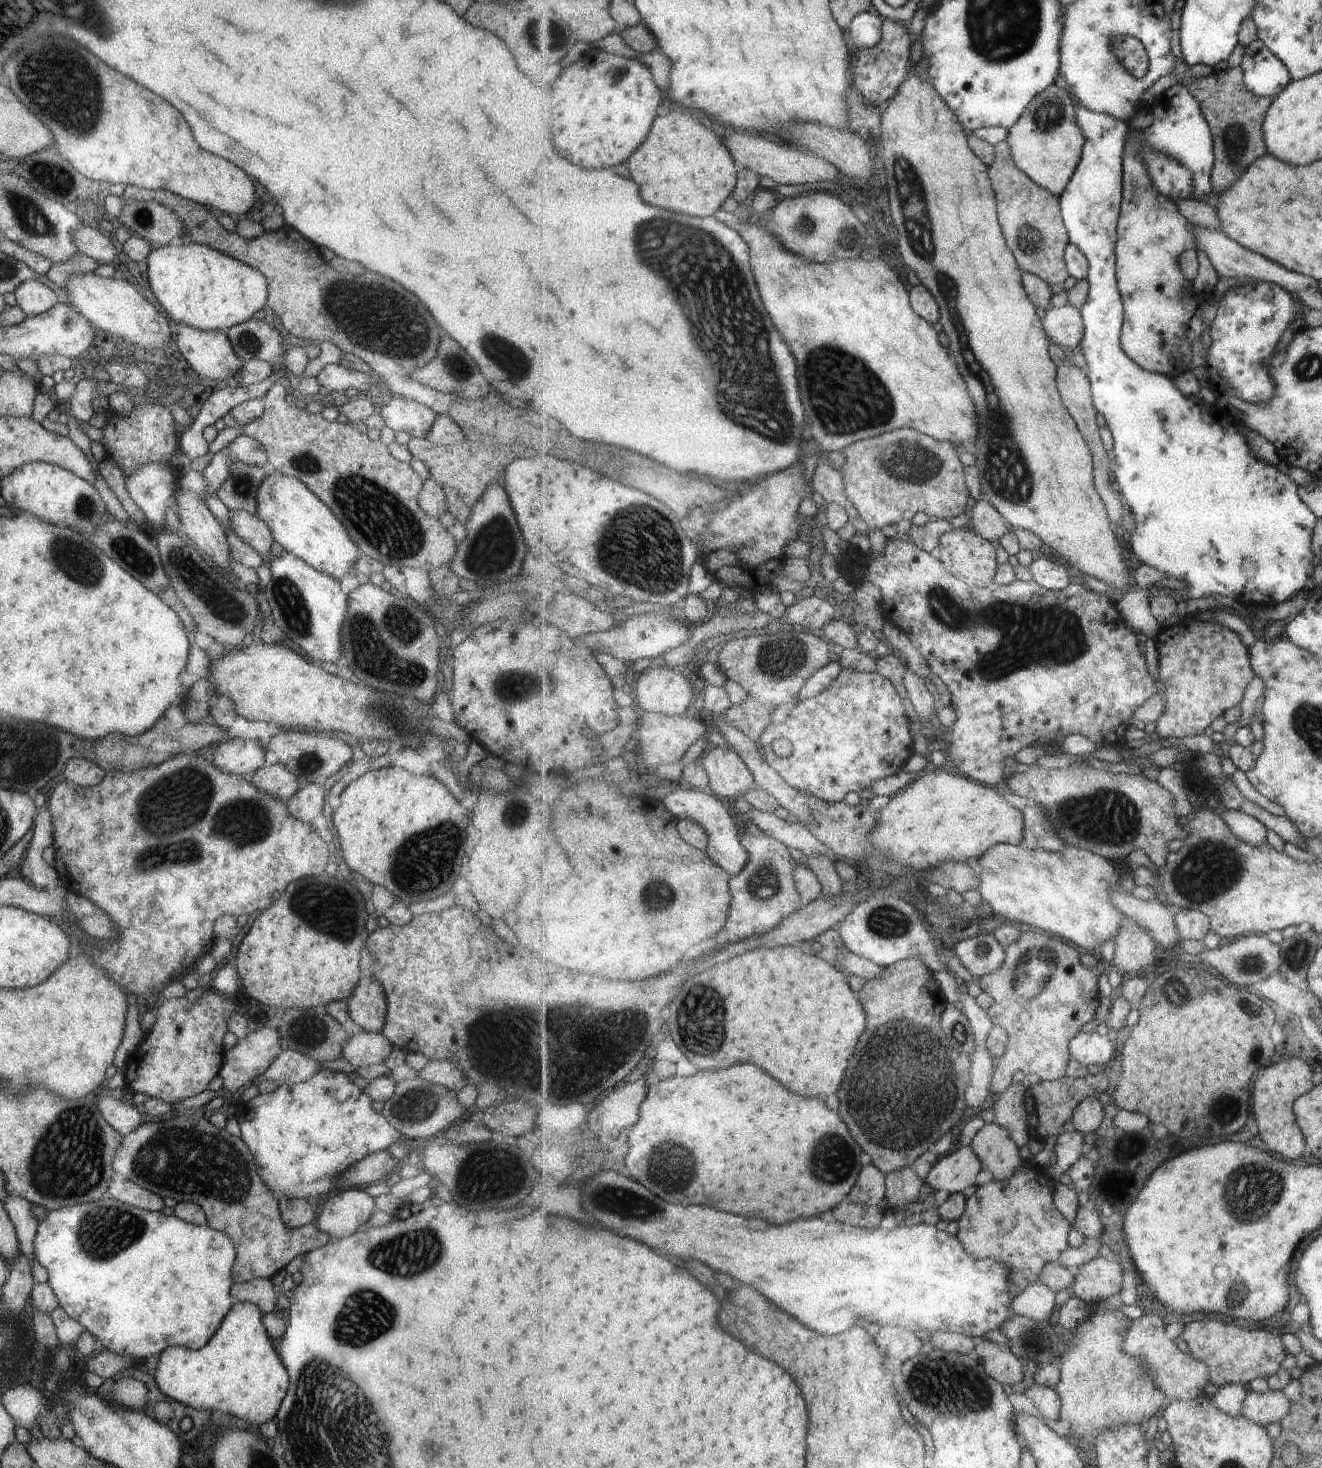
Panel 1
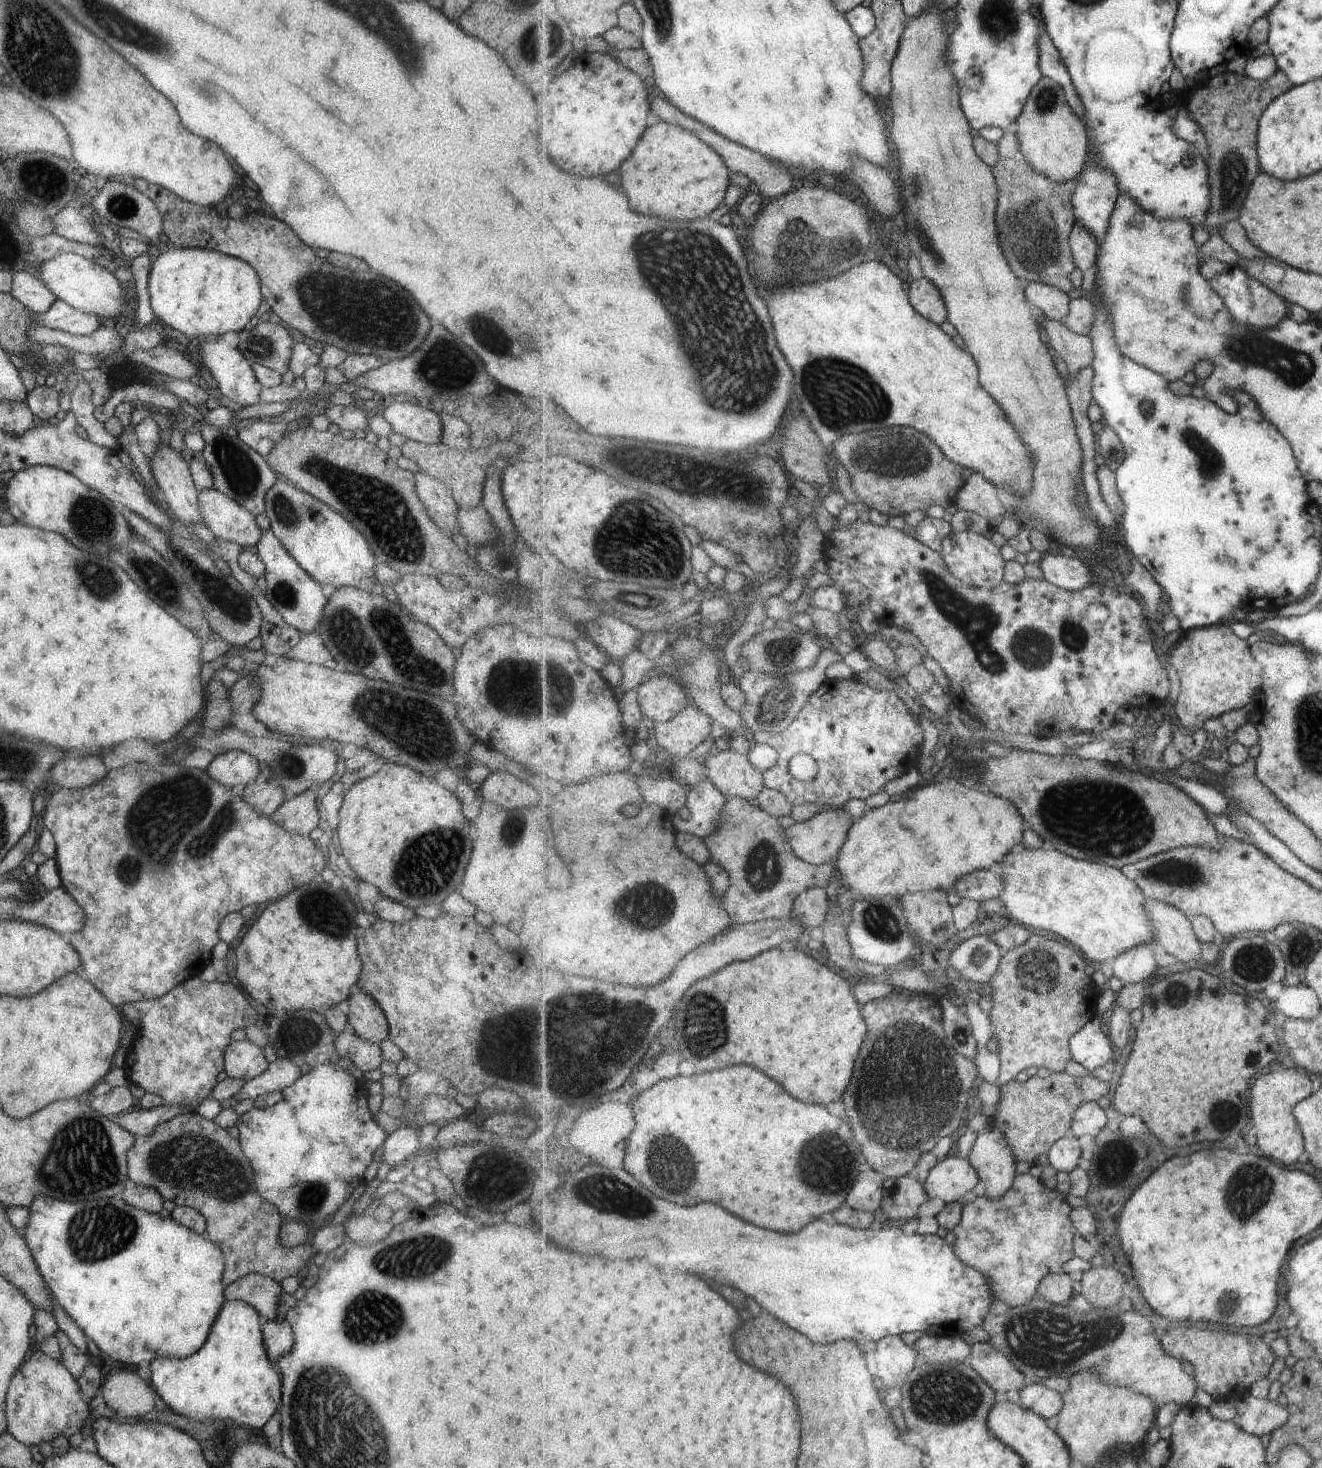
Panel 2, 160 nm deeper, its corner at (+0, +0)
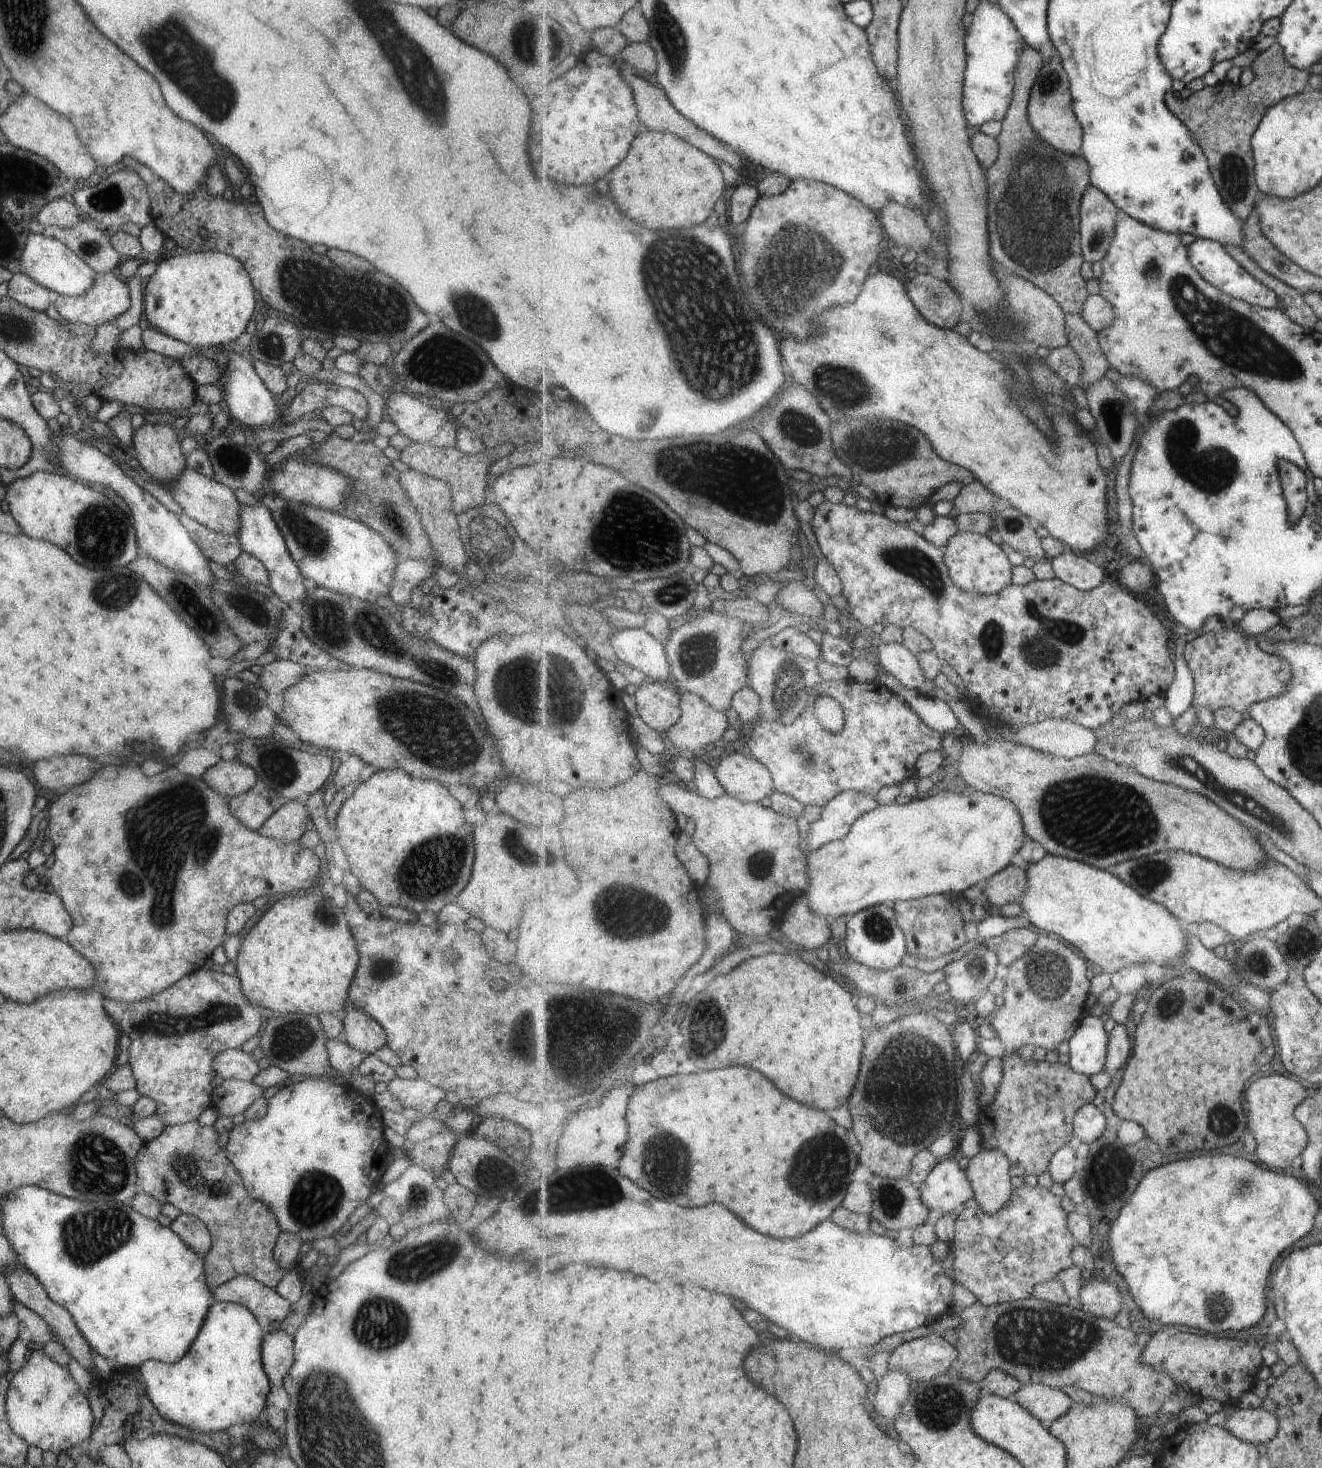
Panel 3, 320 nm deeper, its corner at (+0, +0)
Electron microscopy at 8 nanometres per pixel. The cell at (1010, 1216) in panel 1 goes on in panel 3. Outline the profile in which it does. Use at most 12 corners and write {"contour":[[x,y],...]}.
{"contour":[[1012,1190],[960,1211],[957,1284],[991,1306],[1074,1265],[1061,1198]]}

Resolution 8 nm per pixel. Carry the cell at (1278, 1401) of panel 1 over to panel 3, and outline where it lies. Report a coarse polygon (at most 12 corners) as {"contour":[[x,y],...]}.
{"contour":[[1223,1406],[1225,1428],[1255,1446],[1267,1445],[1278,1433],[1272,1412]]}

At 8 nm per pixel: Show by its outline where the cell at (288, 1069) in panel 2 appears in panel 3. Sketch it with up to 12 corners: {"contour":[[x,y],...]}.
{"contour":[[223,1079],[212,1088],[209,1108],[231,1117],[265,1090],[252,1081]]}

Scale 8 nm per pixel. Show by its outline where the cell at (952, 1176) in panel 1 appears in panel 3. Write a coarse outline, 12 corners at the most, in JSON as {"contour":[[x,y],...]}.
{"contour":[[941,1158],[918,1186],[943,1215],[976,1198],[959,1162]]}

